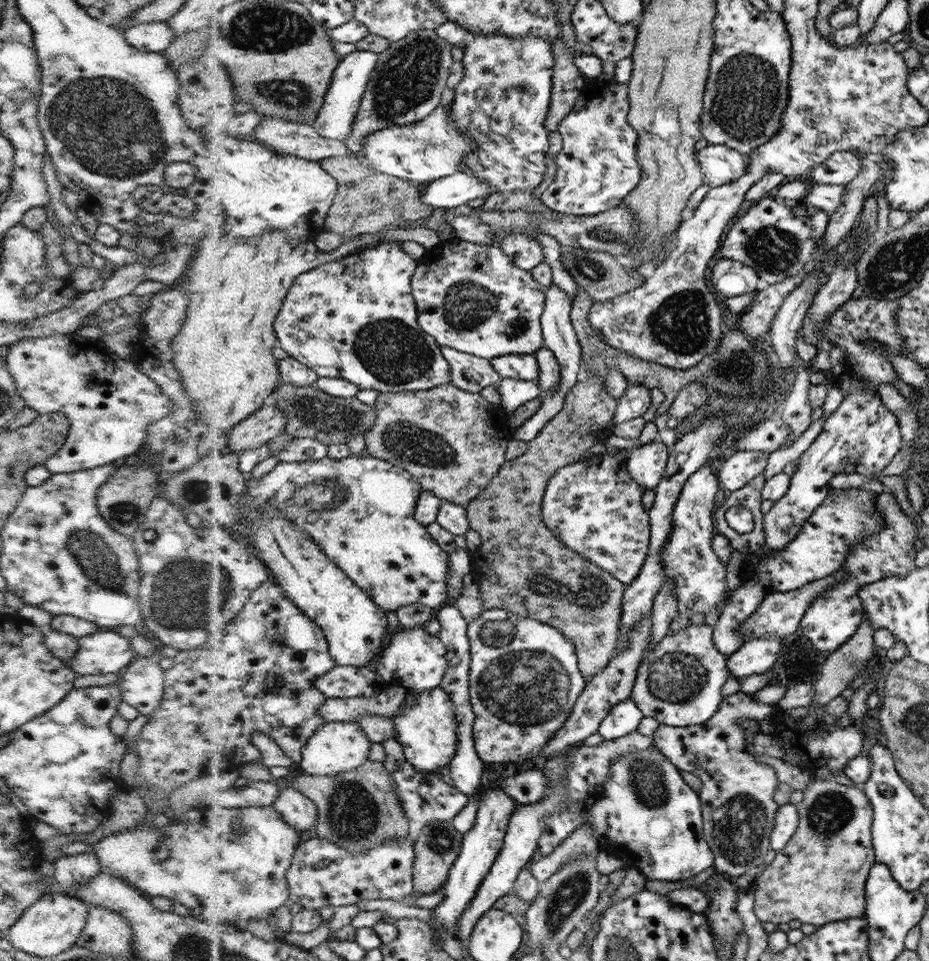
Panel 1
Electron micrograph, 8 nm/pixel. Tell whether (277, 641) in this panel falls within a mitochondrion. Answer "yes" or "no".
yes

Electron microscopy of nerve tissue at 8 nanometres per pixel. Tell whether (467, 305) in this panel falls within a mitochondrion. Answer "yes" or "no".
yes

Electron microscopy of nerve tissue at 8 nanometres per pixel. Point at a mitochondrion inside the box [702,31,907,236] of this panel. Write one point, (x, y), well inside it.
(745, 95)

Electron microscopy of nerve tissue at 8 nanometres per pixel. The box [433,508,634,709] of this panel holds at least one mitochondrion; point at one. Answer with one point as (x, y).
(590, 592)

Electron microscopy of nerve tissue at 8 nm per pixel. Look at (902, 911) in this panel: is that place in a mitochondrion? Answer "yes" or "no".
no

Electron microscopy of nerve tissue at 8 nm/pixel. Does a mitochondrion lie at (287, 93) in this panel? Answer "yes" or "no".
yes

